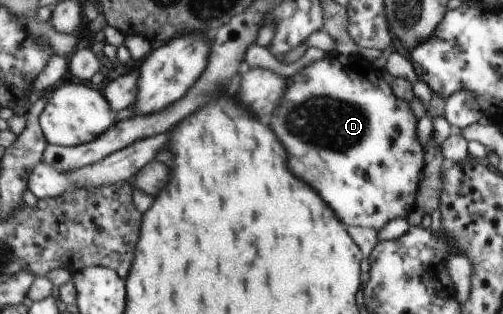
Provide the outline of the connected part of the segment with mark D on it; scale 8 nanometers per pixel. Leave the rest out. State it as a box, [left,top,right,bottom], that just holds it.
[269,54,423,230]

